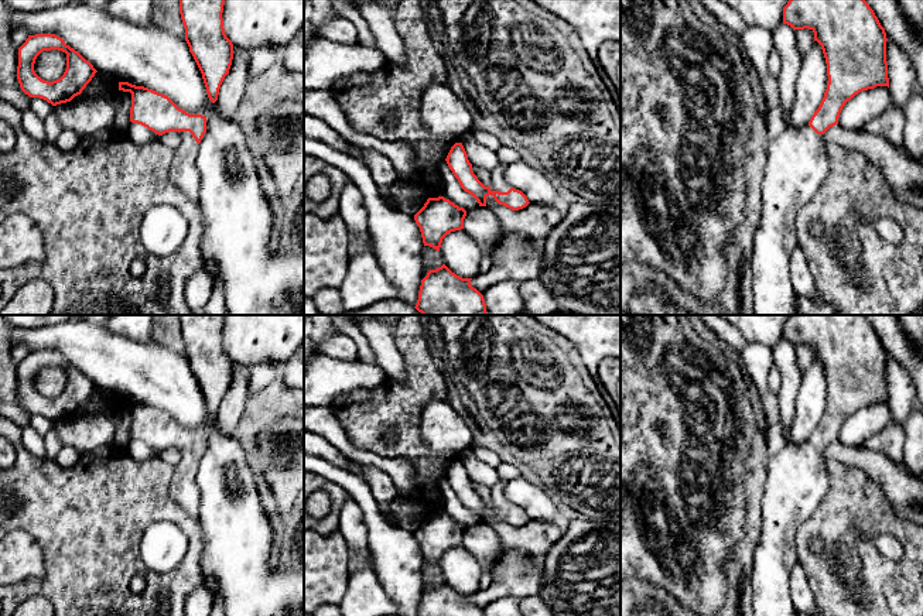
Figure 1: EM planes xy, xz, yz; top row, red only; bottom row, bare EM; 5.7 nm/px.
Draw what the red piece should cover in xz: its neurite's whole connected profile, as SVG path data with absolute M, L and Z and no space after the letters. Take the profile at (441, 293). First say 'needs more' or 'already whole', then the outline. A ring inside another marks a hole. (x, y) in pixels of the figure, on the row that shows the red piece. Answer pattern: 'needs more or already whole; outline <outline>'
already whole; outline M445 264L421 280L416 309L423 315L486 315L483 295Z

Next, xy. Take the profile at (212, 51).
already whole; outline M180 0L185 41L212 103L218 100L233 59L233 44L223 28L223 4L225 0Z

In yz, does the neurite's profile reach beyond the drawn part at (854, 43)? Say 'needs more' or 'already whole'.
needs more

